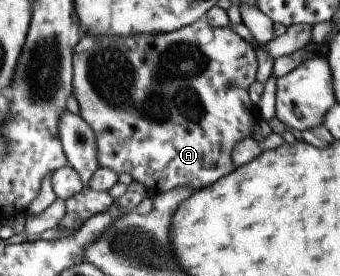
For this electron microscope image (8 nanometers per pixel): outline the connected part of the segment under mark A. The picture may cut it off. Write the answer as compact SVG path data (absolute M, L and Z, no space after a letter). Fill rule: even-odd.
M205 17L192 25L165 34L136 34L125 37L83 34L72 53L72 91L79 102L80 117L91 127L98 148L98 163L103 168L111 169L115 174L127 173L131 178L142 183L156 194L163 194L177 187L189 187L193 192L200 191L224 176L230 175L237 167L232 159L237 143L252 138L252 133L259 123L260 113L257 105L249 96L250 86L256 81L258 60L253 44L244 41L230 26L225 28L210 27Z

